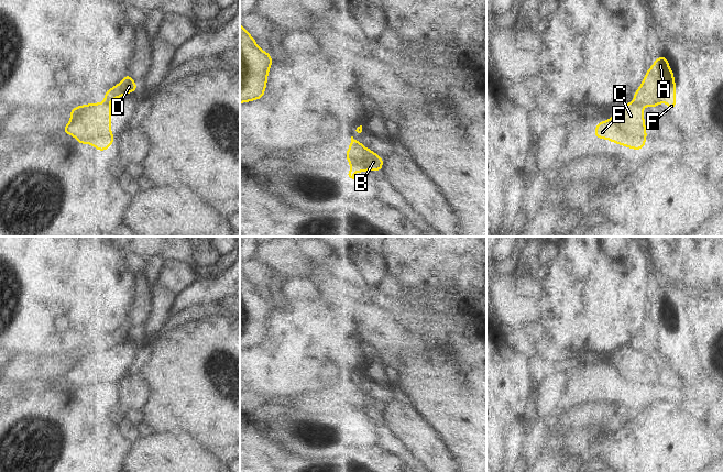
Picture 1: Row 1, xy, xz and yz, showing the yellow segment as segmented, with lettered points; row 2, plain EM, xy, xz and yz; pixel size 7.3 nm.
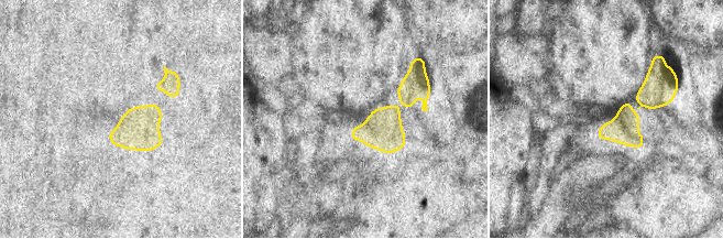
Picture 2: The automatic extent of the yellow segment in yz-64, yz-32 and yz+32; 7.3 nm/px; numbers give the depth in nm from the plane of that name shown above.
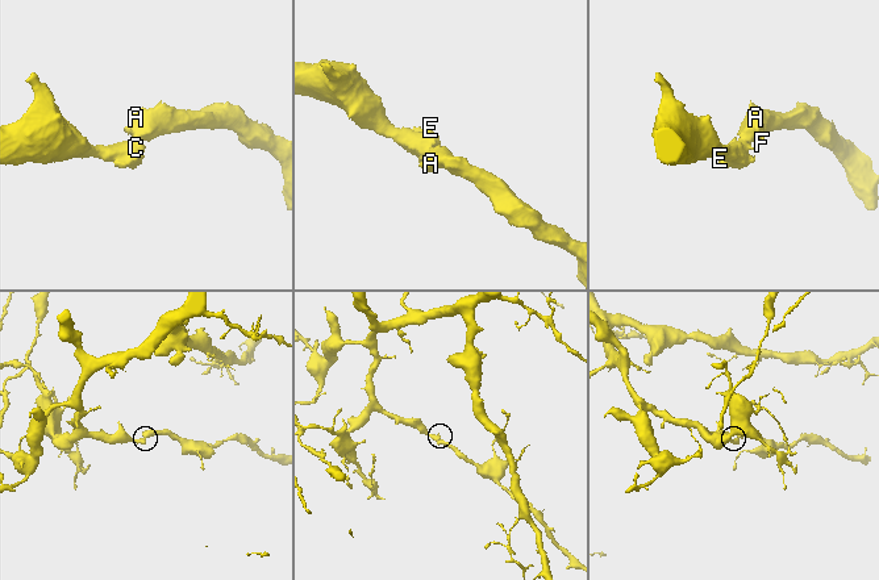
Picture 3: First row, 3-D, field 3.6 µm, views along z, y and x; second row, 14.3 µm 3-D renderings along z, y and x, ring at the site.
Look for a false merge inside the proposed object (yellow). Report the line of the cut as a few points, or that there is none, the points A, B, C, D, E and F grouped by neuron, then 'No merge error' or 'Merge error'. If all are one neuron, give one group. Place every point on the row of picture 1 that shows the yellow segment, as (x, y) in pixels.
Split along yz (634, 99), (644, 105). Groups: A B D F / C E. Merge error

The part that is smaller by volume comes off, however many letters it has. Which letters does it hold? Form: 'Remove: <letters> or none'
Remove: A, B, D, F

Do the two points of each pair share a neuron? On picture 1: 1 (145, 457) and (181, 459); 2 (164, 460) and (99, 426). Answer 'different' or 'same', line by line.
1: same
2: different

